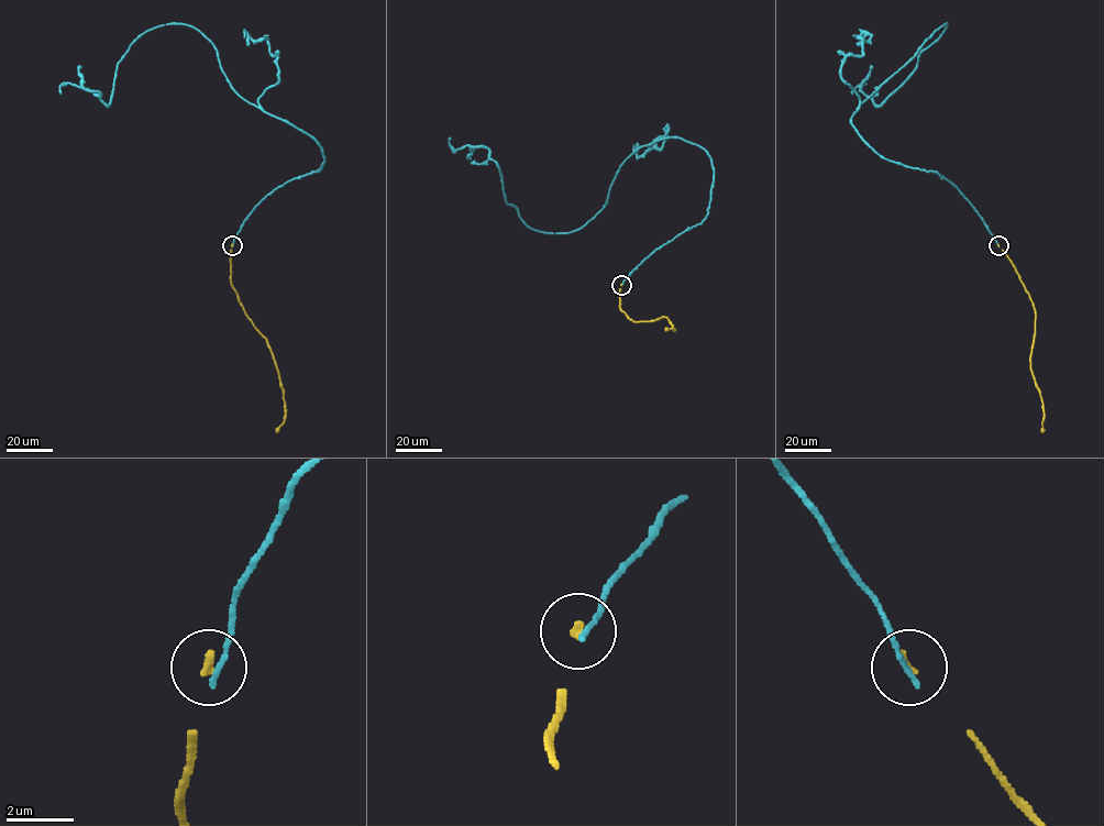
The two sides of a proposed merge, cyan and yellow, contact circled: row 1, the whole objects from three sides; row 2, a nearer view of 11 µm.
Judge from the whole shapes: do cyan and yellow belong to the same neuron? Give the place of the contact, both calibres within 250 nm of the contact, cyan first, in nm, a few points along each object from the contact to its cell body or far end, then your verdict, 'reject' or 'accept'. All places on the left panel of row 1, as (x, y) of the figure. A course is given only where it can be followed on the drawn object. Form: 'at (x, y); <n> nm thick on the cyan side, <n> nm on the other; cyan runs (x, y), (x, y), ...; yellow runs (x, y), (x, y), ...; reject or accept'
at (232, 245); 160 nm thick on the cyan side, 200 nm on the other; cyan runs (232, 245), (267, 195), (324, 158), (243, 99), (195, 28), (141, 34), (108, 105), (67, 83), (61, 94); yellow runs (232, 245), (231, 283), (245, 314), (266, 339), (283, 389), (285, 419), (276, 432); reject

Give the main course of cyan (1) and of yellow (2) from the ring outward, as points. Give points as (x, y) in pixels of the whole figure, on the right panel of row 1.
1: (998, 245), (948, 179), (883, 158), (851, 123), (947, 24), (880, 105), (862, 83), (851, 94)
2: (998, 245), (1014, 266), (1034, 308), (1030, 365), (1042, 403), (1041, 432)

